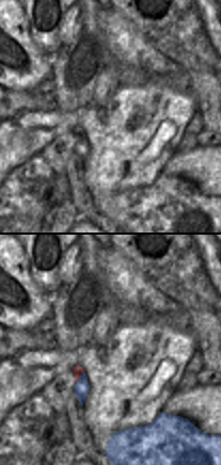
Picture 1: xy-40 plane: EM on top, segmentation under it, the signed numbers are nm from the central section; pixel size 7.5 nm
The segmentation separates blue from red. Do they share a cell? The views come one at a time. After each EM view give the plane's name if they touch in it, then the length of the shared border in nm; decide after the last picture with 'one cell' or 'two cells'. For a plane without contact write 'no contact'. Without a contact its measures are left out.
meets blue in xy-40; contact 110 nm long

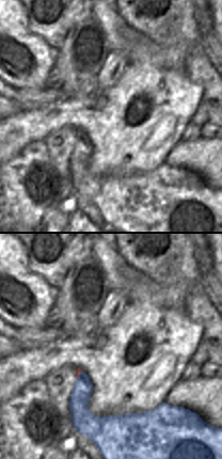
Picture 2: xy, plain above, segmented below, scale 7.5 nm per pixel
meets blue in xy; contact 90 nm long

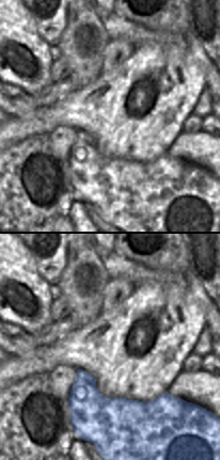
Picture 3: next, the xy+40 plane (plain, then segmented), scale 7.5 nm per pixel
no contact

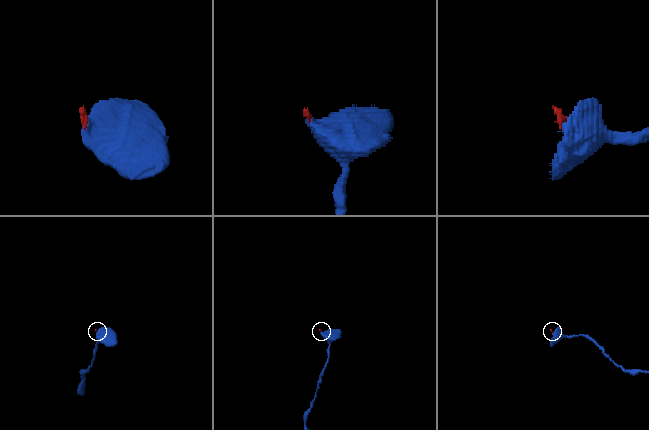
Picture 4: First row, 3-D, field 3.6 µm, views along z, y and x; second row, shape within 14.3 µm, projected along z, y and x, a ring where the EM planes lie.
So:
one cell

